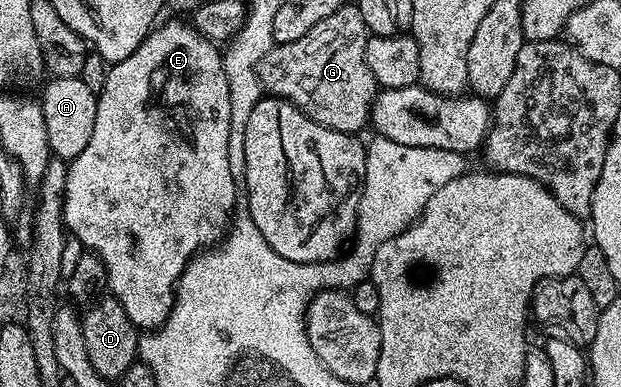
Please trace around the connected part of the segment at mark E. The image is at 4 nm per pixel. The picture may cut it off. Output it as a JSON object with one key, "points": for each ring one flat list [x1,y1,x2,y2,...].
{"points":[[170,19,167,25,159,24,146,34,145,39,128,55,128,59,113,62,106,74,106,82,98,94,96,107,96,127,92,127,92,139,88,139,88,147,80,151,68,165,68,183,64,197,64,215,62,220,69,236,82,244,83,250,94,253,106,268,106,283,109,292,124,307,128,319,137,325,139,330,153,331,161,327,168,319,174,306,174,295,180,275,186,270,186,264,199,253,215,246,226,236,235,216,234,204,240,201,240,185,232,175,232,167,228,163,228,135,232,123,232,103,228,91,228,79,224,71,222,53,219,46,209,41,198,32,193,24,181,25,181,20]]}

